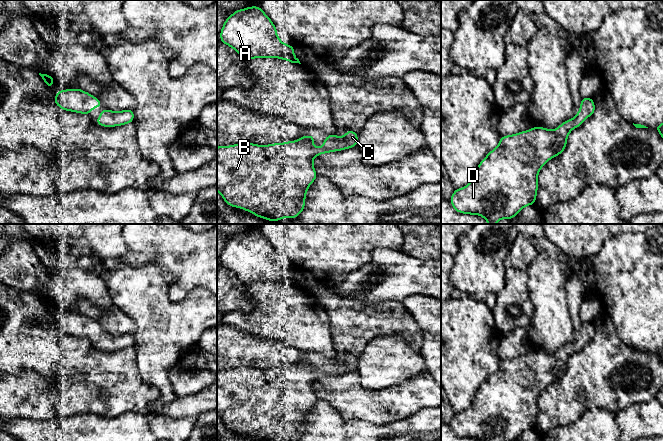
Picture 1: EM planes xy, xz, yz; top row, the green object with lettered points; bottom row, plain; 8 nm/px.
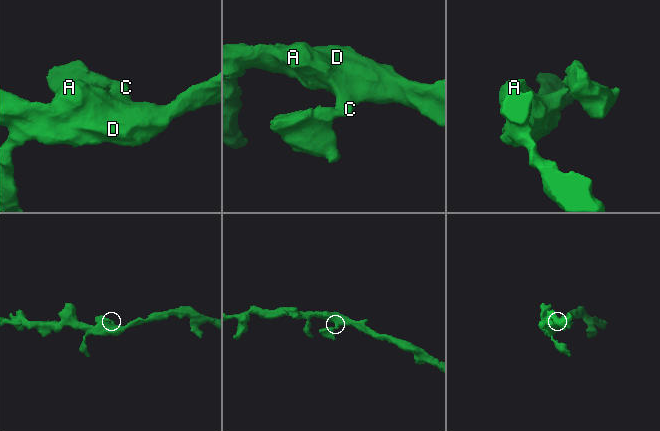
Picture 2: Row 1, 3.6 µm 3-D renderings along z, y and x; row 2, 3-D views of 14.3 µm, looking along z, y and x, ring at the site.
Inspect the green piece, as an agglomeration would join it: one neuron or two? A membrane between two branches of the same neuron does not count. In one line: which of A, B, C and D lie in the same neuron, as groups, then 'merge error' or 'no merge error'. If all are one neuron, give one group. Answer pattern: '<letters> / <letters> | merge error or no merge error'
A B C D | no merge error

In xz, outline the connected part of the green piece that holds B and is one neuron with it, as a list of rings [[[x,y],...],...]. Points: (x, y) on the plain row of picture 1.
[[[347,354],[343,361],[327,359],[323,371],[314,371],[313,359],[296,365],[257,369],[237,367],[217,371],[217,415],[226,428],[257,441],[298,441],[305,432],[306,417],[317,402],[313,383],[317,379],[356,371],[358,358]]]

